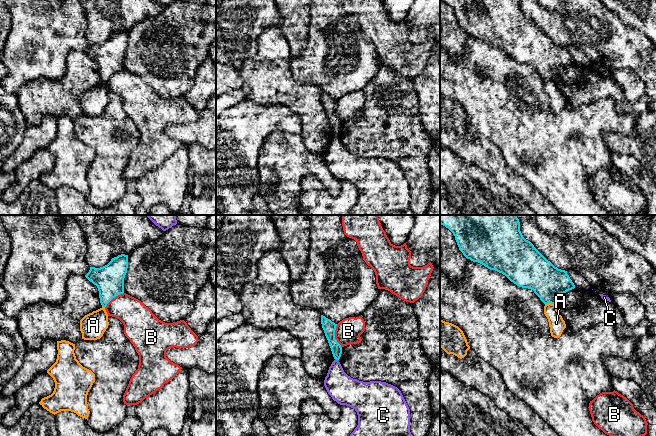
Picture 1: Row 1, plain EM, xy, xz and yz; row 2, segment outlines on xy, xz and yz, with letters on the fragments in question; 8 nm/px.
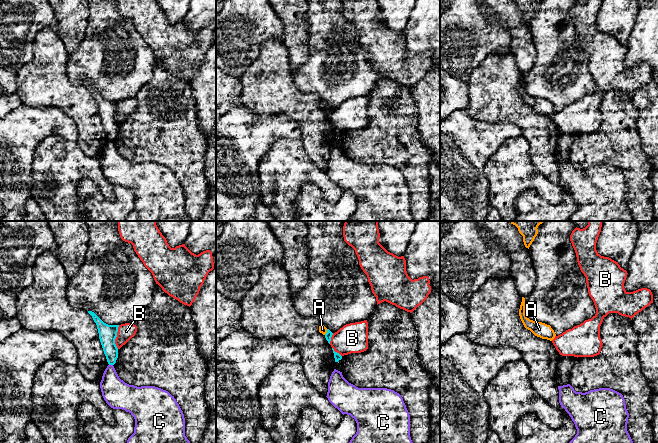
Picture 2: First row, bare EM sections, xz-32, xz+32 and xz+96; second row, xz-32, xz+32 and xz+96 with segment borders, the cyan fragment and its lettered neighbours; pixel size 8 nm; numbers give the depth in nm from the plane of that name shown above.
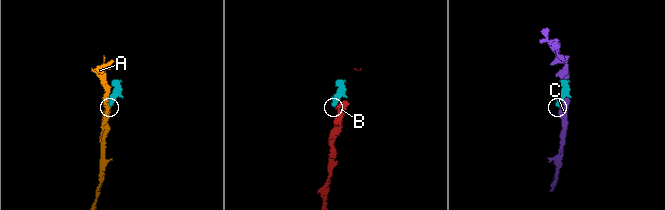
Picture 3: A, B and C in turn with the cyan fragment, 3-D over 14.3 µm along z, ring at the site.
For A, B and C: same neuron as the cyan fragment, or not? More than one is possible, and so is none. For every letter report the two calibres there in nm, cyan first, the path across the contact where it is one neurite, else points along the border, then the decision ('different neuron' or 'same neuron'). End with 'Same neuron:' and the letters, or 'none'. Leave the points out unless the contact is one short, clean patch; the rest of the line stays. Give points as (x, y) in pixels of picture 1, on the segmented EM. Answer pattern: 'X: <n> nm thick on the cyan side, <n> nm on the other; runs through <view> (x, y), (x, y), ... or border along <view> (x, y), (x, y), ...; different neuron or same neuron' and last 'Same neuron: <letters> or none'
A: 280 nm thick on the cyan side, 130 nm on the other; border along yz (553, 303), (545, 304); different neuron
B: 110 nm thick on the cyan side, 200 nm on the other; border along xz (336, 324), (335, 339), (341, 347); different neuron
C: 100 nm thick on the cyan side, 240 nm on the other; different neuron
Same neuron: none

